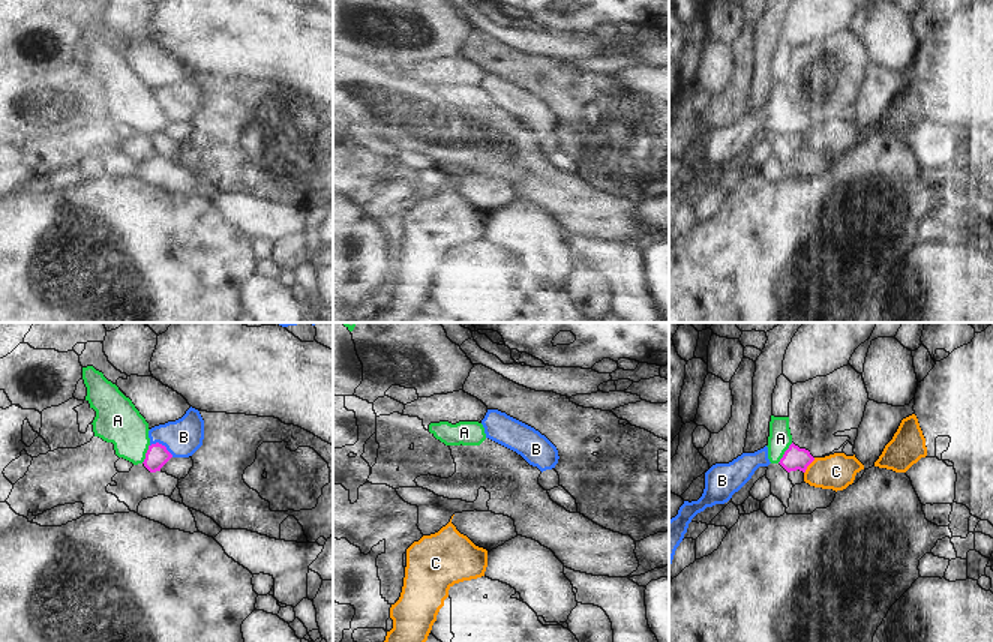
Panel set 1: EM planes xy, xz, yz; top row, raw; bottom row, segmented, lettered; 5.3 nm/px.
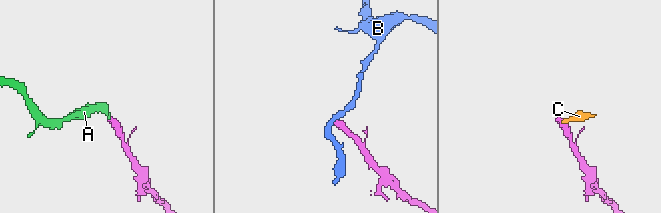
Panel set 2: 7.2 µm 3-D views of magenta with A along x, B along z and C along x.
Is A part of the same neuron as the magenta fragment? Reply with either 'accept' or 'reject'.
accept

